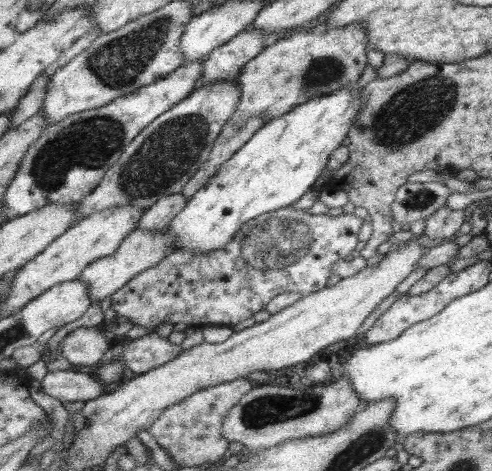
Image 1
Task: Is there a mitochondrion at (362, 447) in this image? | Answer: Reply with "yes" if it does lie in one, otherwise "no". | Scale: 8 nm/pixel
yes

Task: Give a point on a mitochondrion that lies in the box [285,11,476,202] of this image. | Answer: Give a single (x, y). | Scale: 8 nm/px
(414, 110)

